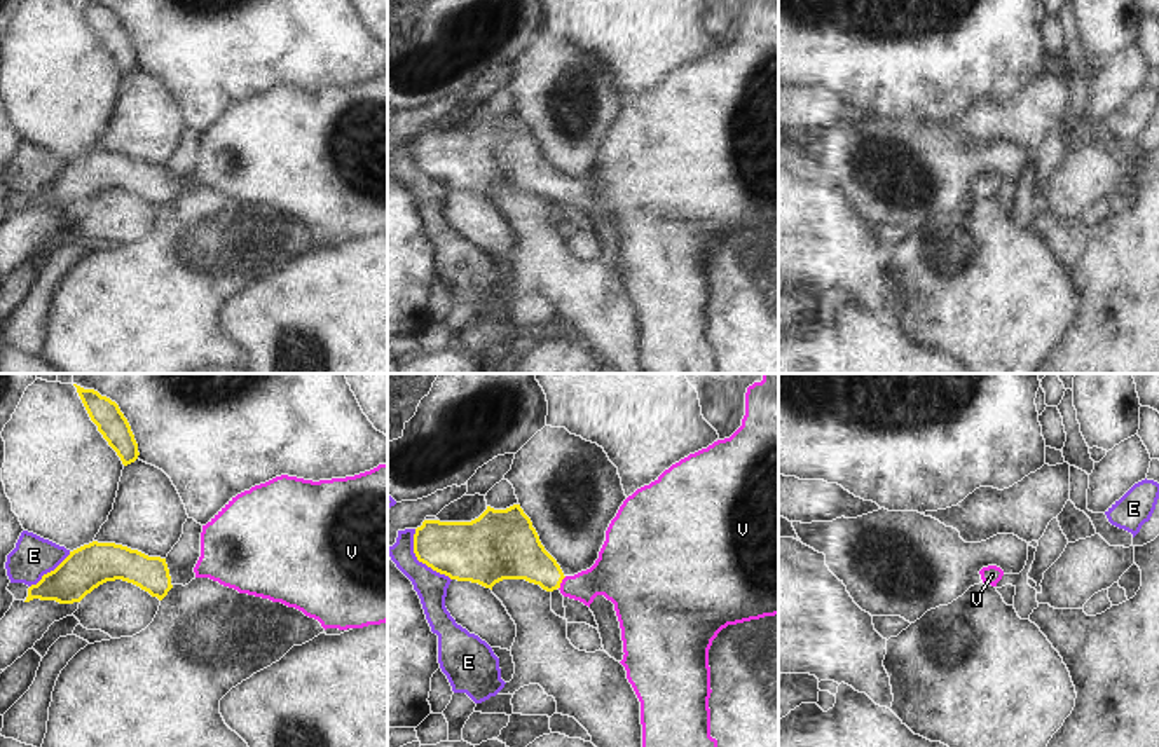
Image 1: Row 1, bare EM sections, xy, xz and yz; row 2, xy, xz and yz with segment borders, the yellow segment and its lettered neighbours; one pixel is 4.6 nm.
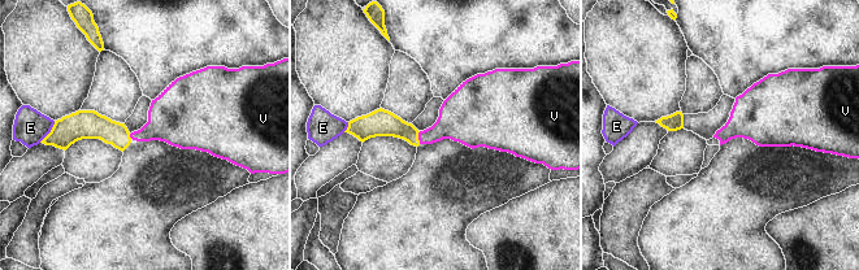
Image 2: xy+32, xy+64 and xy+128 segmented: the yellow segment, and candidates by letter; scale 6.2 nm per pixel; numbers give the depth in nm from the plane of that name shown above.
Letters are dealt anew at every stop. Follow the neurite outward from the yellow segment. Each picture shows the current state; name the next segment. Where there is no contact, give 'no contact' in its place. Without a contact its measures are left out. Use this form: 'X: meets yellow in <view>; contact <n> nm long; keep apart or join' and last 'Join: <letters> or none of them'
E: meets yellow in xz; contact 300 nm long; keep apart
V: meets yellow in xz; contact 70 nm long; join
Join: V

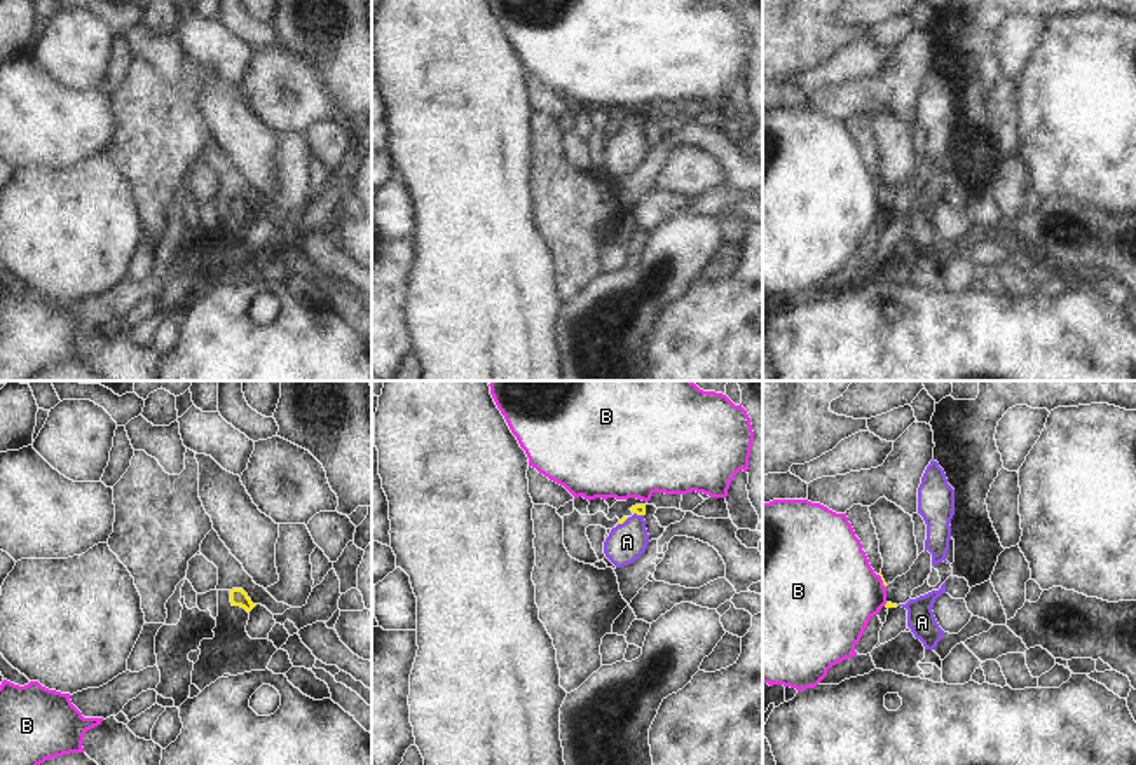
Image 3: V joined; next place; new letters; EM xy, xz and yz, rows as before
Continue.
A: meets yellow in xz; contact 70 nm long; join
B: meets yellow in yz; contact 70 nm long; keep apart
Join: A

